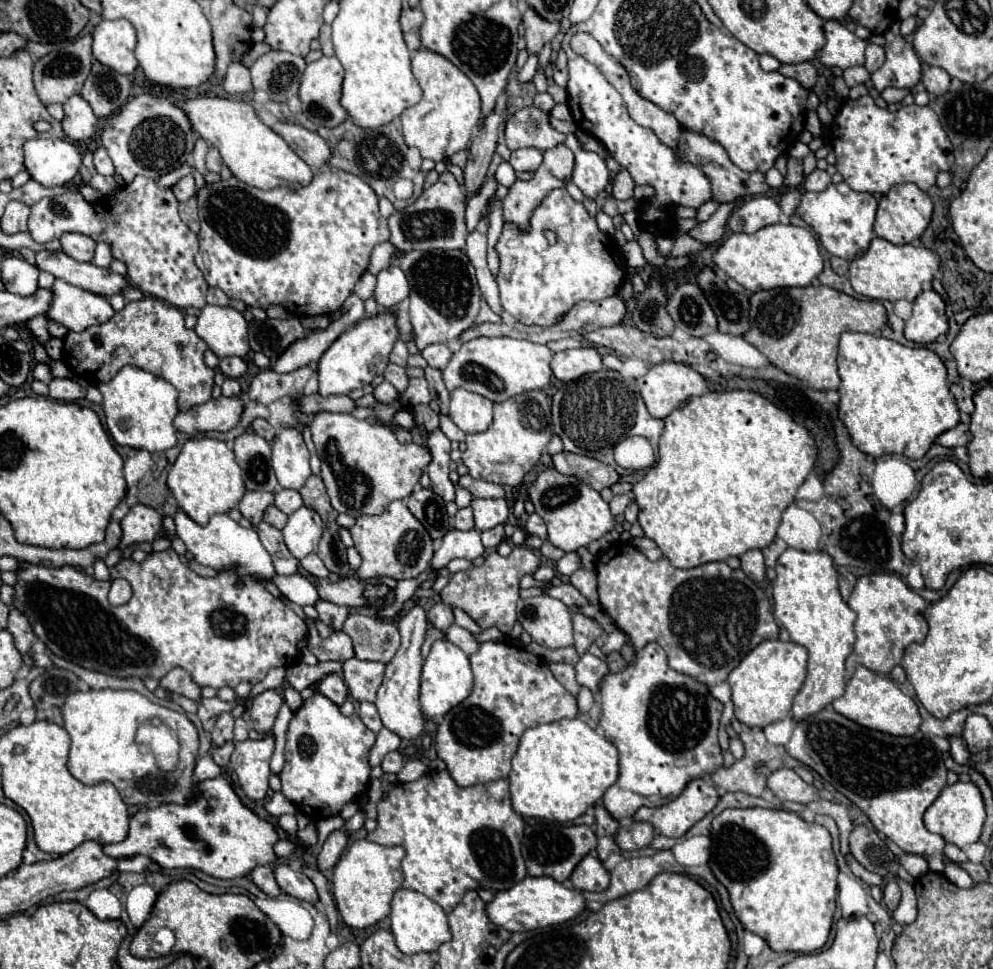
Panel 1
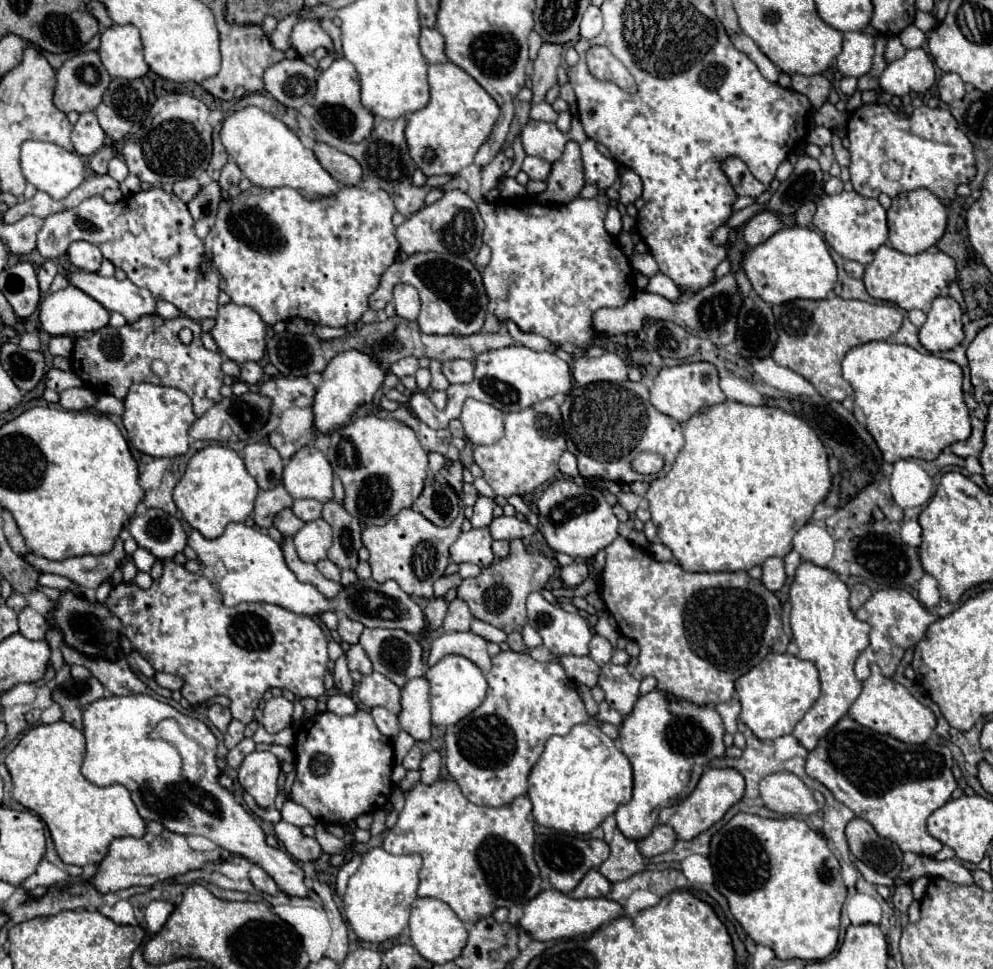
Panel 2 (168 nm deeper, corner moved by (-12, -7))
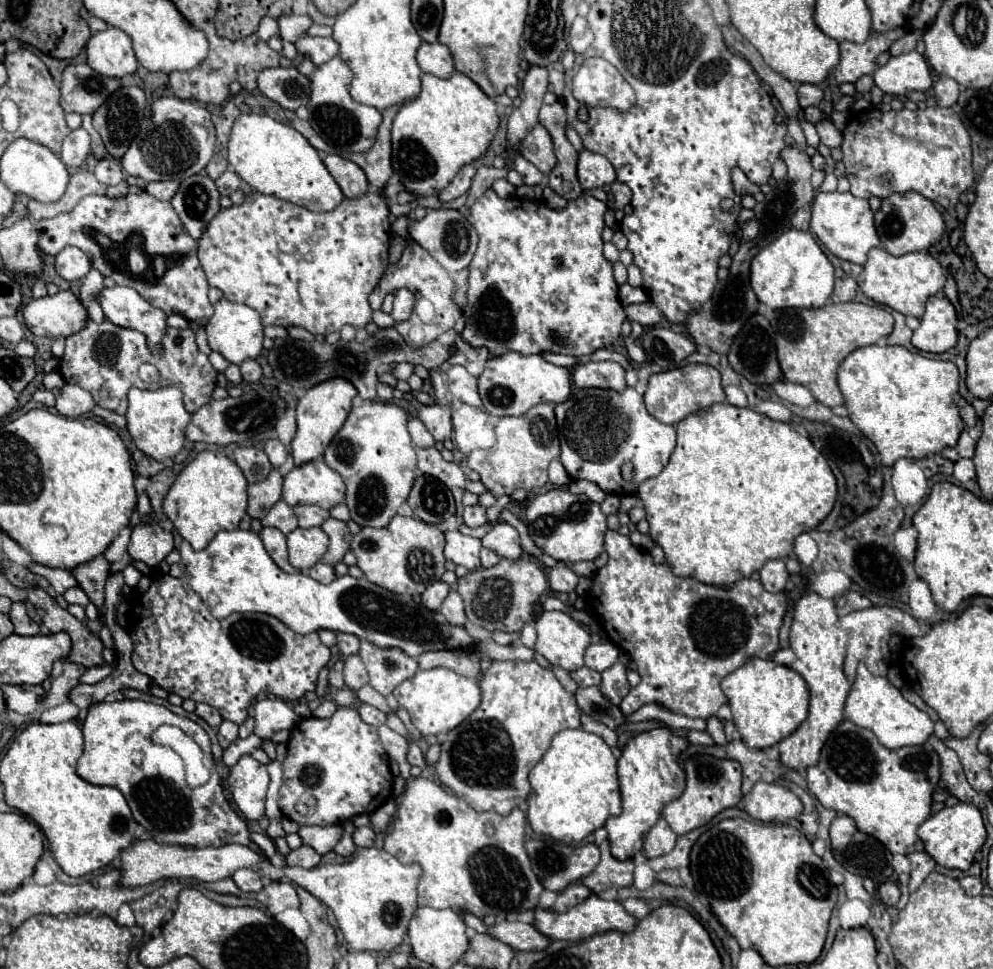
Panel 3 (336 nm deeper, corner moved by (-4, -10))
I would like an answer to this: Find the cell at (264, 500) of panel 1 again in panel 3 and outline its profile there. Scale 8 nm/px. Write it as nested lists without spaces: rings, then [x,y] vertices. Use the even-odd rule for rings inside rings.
[[[271,469],[271,473],[263,481],[251,483],[247,487],[249,517],[263,519],[267,515],[267,511],[281,499],[281,487],[283,487],[283,477],[277,469]]]

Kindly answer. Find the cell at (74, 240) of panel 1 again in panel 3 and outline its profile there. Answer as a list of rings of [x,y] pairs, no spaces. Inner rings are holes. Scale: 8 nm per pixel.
[[[65,247],[55,257],[55,269],[65,281],[77,281],[89,273],[91,263],[89,263],[89,257],[81,249]]]

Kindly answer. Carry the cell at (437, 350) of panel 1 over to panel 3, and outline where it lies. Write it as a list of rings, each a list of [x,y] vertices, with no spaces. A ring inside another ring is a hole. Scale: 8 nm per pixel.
[[[461,365],[451,367],[447,375],[449,375],[449,391],[453,399],[483,409],[483,403],[479,399],[479,389],[477,389],[477,377],[469,375],[467,369]]]

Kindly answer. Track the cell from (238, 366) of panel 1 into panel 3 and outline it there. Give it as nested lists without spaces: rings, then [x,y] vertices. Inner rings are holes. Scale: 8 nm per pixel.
[[[255,359],[243,361],[241,363],[241,373],[243,373],[243,381],[247,381],[247,383],[259,381],[263,377],[263,369],[261,369],[261,365]]]

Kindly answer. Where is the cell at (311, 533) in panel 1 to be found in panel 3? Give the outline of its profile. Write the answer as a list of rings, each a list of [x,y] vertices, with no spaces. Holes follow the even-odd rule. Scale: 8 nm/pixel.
[[[297,527],[293,533],[287,535],[287,549],[289,549],[289,563],[299,571],[309,571],[327,551],[329,537],[319,529],[301,529]]]

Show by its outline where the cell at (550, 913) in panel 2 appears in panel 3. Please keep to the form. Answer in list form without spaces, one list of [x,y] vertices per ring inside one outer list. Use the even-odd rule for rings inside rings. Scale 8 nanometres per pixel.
[[[589,895],[583,903],[571,907],[565,913],[553,913],[547,909],[535,909],[535,921],[537,921],[537,929],[547,935],[549,939],[567,939],[567,941],[581,941],[587,937],[593,937],[597,933],[605,933],[605,931],[623,931],[623,933],[631,933],[635,929],[637,919],[625,911],[623,903],[619,901],[605,901],[597,895]]]

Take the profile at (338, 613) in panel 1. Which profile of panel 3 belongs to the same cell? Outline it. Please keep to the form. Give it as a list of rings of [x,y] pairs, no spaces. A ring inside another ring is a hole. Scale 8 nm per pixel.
[[[337,633],[337,647],[341,651],[343,657],[355,655],[359,651],[359,639],[355,635],[347,635],[347,633]]]

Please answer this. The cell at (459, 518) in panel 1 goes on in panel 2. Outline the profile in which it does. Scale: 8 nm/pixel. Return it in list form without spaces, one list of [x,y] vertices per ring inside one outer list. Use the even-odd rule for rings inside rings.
[[[479,496],[475,506],[473,506],[473,518],[471,518],[471,524],[473,528],[485,528],[491,524],[493,520],[493,508],[495,508],[495,502],[491,498],[485,498],[485,496]]]

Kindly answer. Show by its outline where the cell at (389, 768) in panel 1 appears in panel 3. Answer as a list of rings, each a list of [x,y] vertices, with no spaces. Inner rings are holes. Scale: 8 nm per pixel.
[[[411,743],[411,747],[409,747],[409,753],[407,753],[407,759],[409,759],[409,763],[411,765],[417,765],[417,767],[427,767],[427,763],[425,763],[425,757],[423,757],[423,751],[419,749],[419,745],[417,743]]]

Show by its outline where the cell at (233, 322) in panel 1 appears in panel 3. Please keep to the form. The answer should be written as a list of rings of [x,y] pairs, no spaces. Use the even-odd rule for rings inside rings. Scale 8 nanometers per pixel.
[[[221,299],[215,303],[215,313],[209,319],[209,323],[205,325],[207,337],[209,337],[209,345],[213,351],[221,353],[227,361],[239,365],[245,359],[255,359],[261,349],[263,349],[263,325],[259,319],[259,313],[247,305],[241,303],[233,303],[229,299]]]

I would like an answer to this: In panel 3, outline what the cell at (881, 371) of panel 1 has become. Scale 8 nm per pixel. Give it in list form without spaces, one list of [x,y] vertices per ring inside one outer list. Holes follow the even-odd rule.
[[[867,345],[849,353],[839,365],[839,389],[845,395],[849,419],[877,447],[883,465],[893,465],[901,457],[923,459],[925,455],[953,447],[965,429],[955,403],[959,391],[957,365],[951,361],[927,359],[901,345]]]

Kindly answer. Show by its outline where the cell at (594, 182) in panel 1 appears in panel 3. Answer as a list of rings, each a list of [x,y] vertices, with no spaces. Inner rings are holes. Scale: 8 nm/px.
[[[581,151],[579,163],[577,163],[577,177],[585,191],[611,185],[615,181],[615,169],[613,165],[599,153],[593,151]]]

